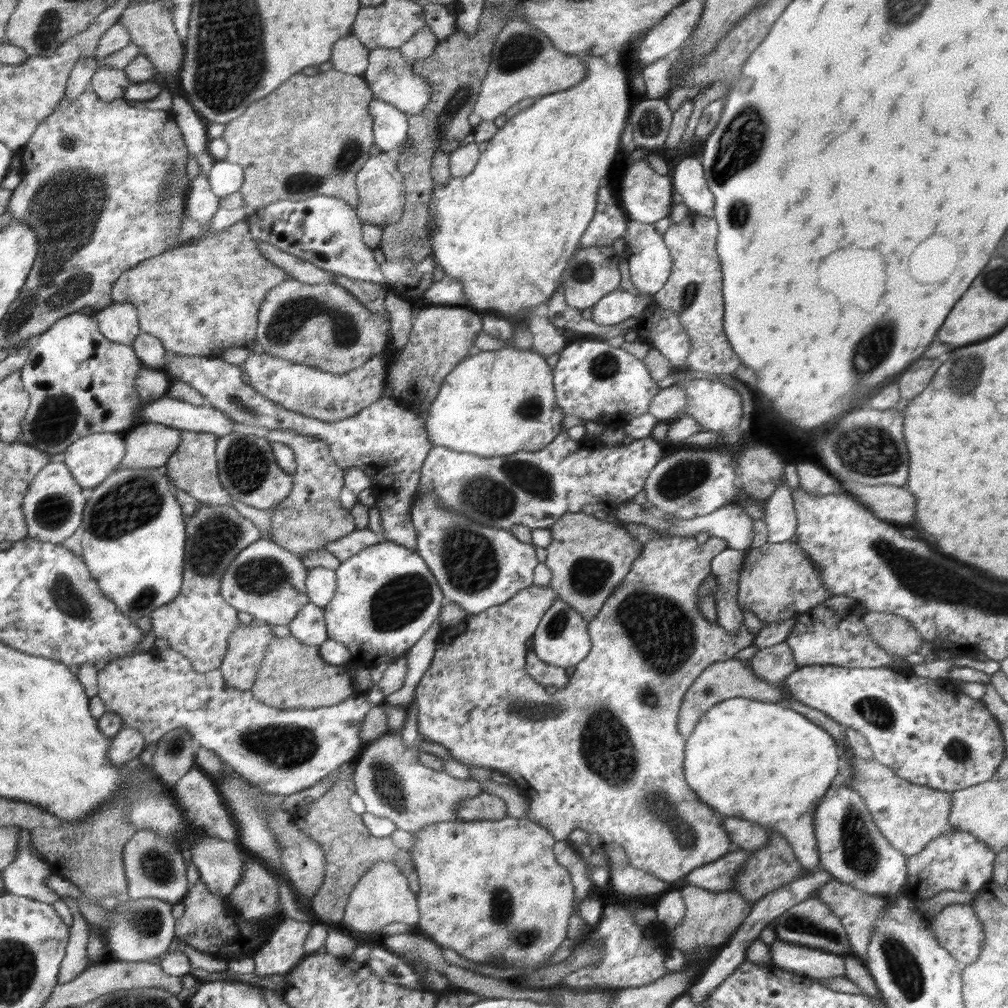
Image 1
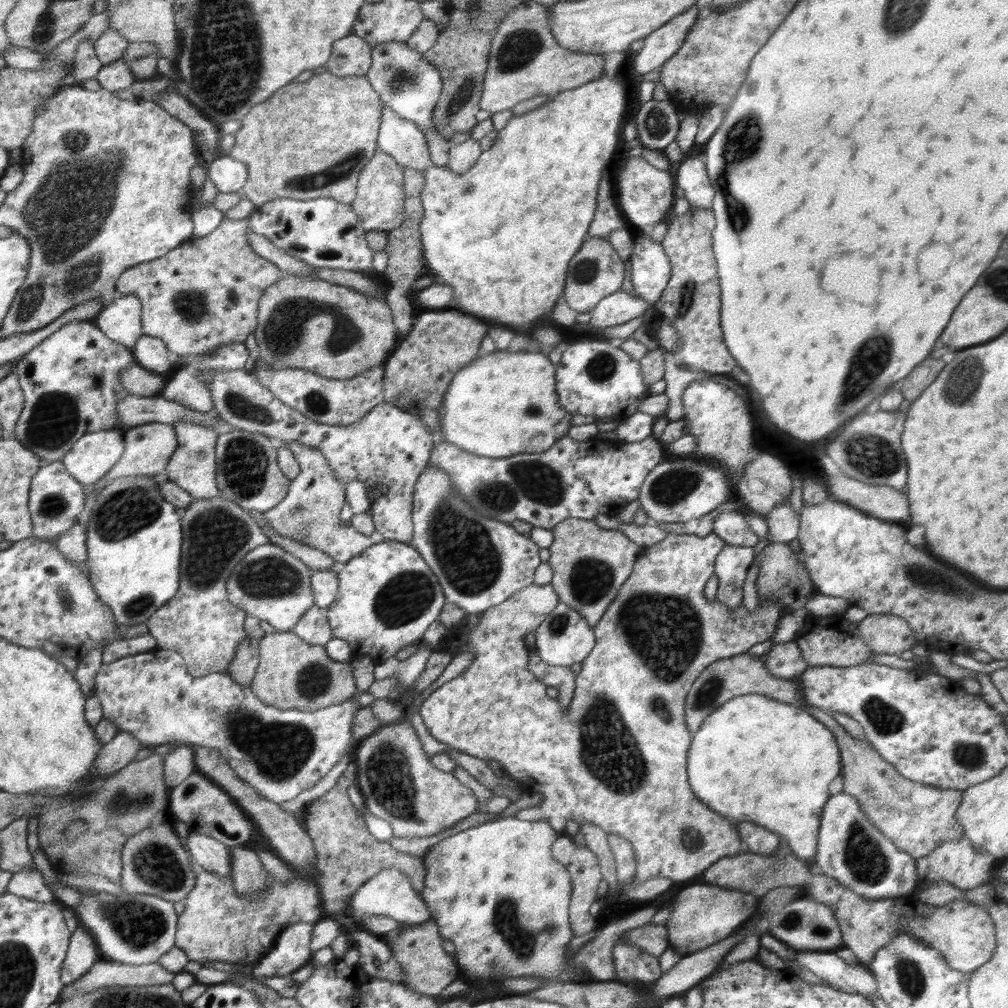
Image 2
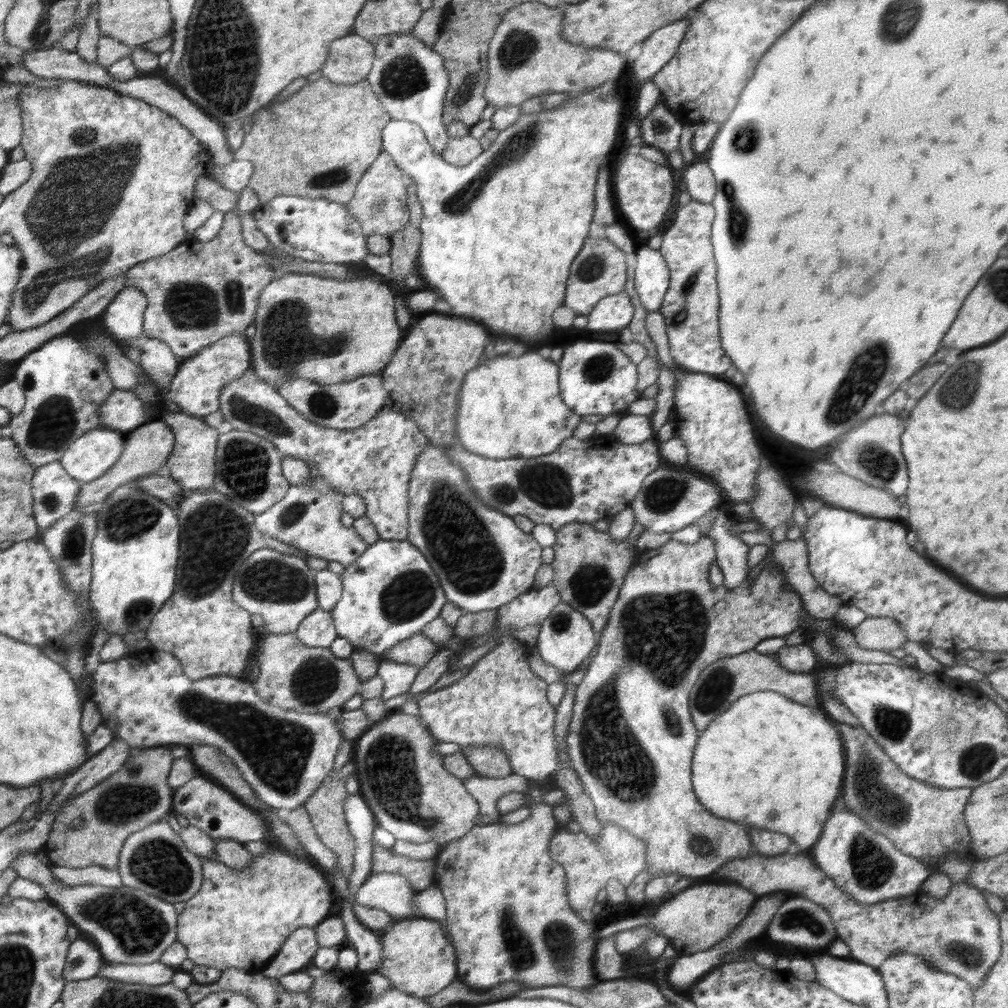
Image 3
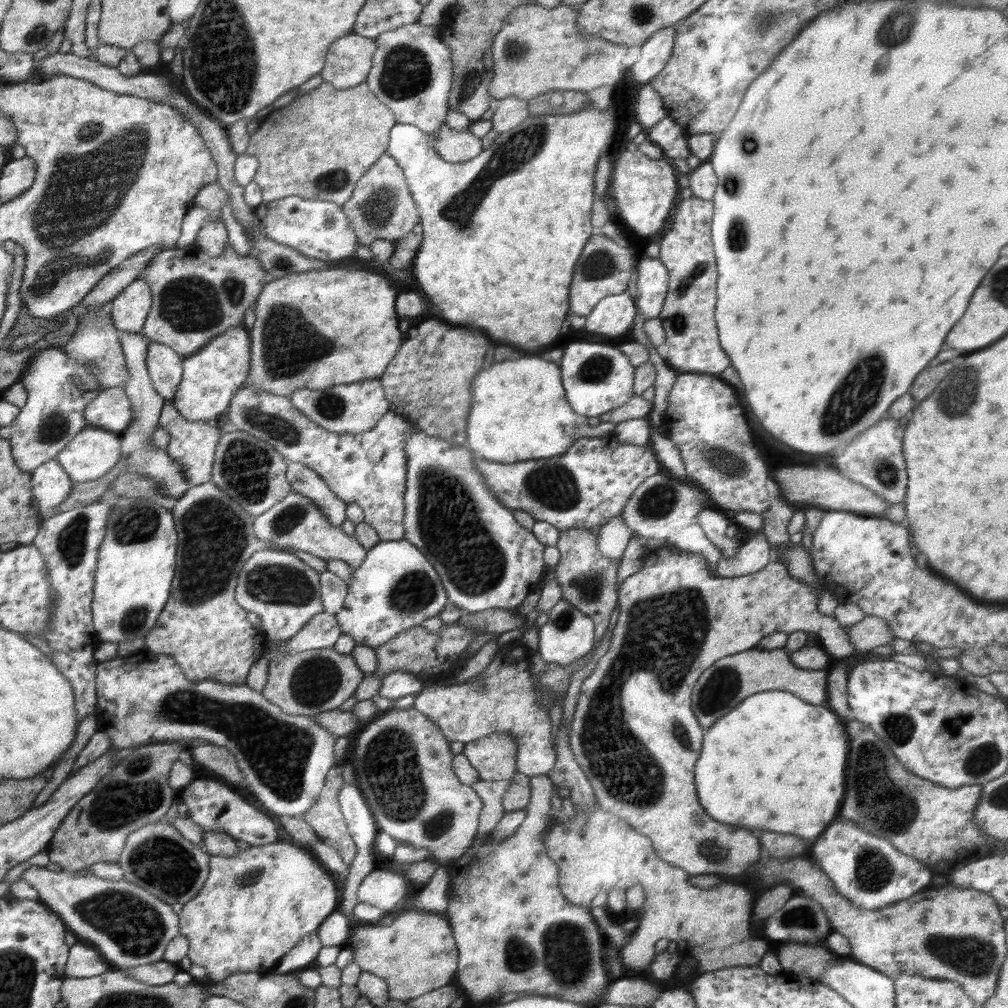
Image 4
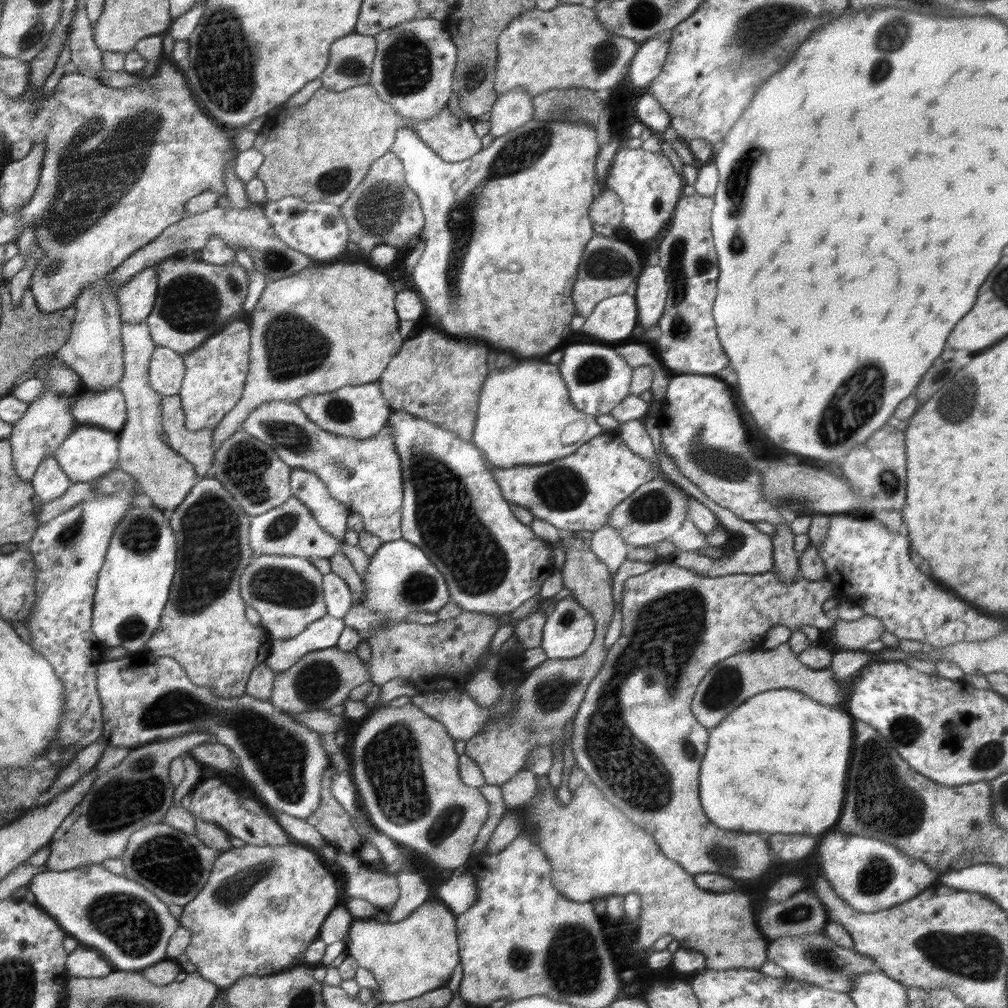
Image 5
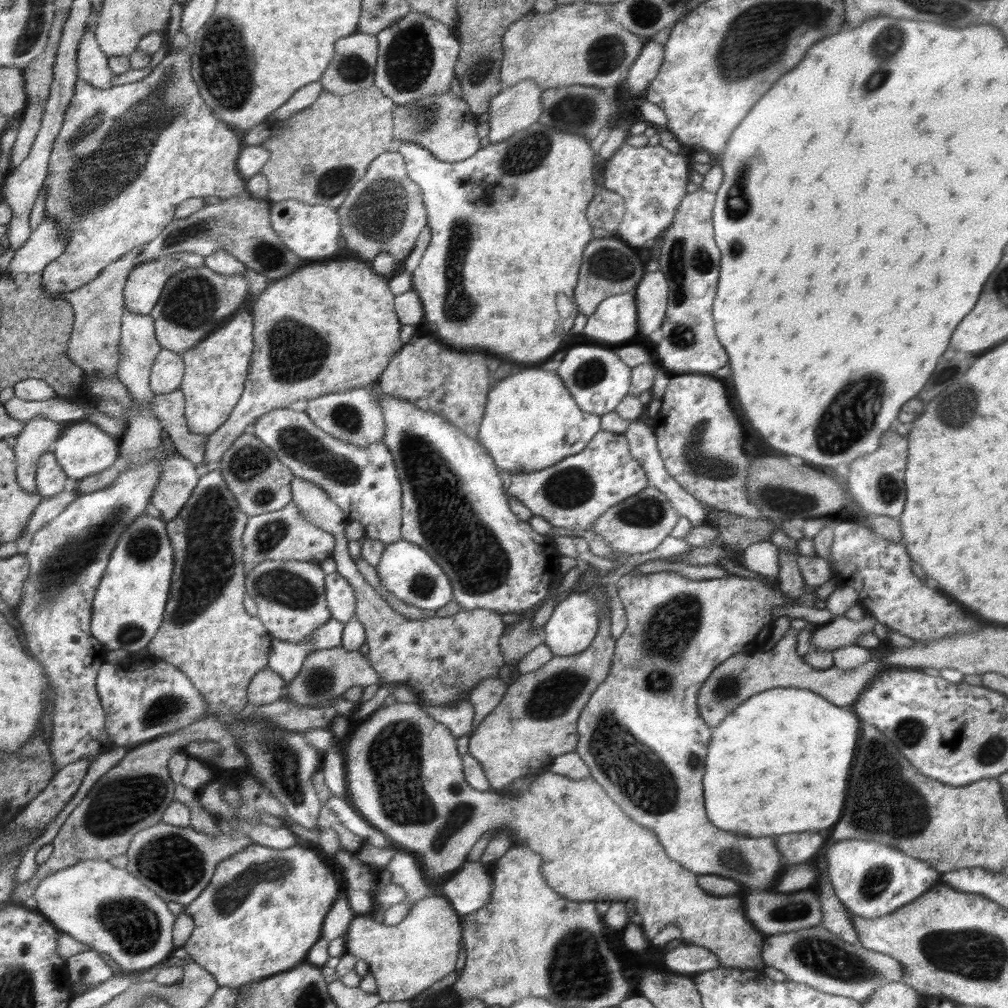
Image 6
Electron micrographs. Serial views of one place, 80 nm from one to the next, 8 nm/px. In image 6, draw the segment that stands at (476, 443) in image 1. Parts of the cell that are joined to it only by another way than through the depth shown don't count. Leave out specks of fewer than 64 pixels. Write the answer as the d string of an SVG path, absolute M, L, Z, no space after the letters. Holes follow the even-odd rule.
M542 367L520 368L507 377L493 379L487 394L477 441L490 453L499 470L527 473L578 454L601 430L601 416L580 410L563 380ZM576 428L582 438L566 444L566 434Z

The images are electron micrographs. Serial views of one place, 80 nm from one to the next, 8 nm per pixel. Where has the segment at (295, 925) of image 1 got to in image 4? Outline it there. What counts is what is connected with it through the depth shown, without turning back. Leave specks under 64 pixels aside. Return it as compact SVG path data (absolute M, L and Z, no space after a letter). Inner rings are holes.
M317 931L306 934L292 947L288 954L285 954L277 962L271 974L286 974L313 967L322 947L322 943L317 937Z

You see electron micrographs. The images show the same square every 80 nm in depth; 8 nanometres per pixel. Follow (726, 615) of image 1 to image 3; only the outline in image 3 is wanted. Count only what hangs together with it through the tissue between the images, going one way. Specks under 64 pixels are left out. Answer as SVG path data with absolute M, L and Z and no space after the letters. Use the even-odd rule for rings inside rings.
M718 513L706 537L715 540L715 559L718 568L723 572L723 587L727 590L738 588L749 573L749 546L739 536L730 534L725 522L730 519L729 513Z

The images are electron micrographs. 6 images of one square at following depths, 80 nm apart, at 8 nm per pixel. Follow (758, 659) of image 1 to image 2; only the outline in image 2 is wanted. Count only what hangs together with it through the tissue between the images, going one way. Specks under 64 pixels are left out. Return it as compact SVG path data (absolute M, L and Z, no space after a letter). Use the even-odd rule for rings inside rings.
M794 640L775 644L762 659L769 673L776 678L793 678L809 667Z

